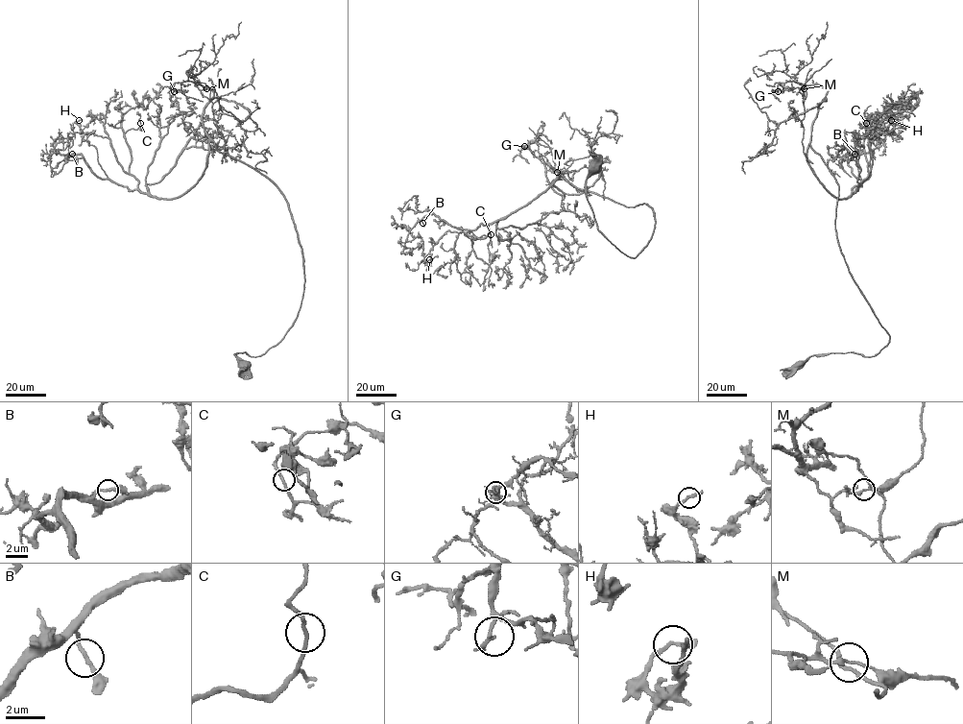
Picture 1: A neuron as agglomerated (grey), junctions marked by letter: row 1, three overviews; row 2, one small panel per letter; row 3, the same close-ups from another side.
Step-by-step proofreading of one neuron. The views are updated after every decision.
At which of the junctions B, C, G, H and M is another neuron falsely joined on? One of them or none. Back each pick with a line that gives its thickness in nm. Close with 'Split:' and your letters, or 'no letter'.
M: Thickness 180 nm
Split: M

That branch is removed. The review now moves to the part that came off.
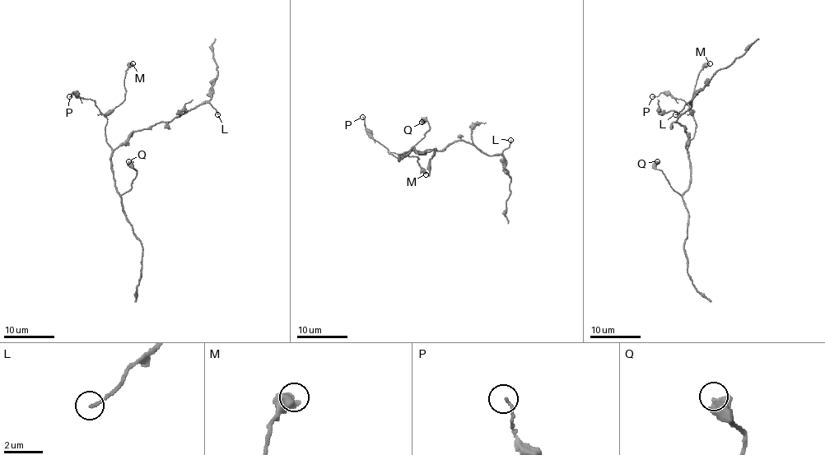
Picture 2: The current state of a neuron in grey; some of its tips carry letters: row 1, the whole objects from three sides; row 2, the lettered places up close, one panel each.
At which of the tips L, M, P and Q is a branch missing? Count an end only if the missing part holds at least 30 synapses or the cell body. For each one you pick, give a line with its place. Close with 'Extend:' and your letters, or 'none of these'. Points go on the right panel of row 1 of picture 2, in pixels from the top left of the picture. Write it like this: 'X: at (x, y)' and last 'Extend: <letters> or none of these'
Extend: none of these

